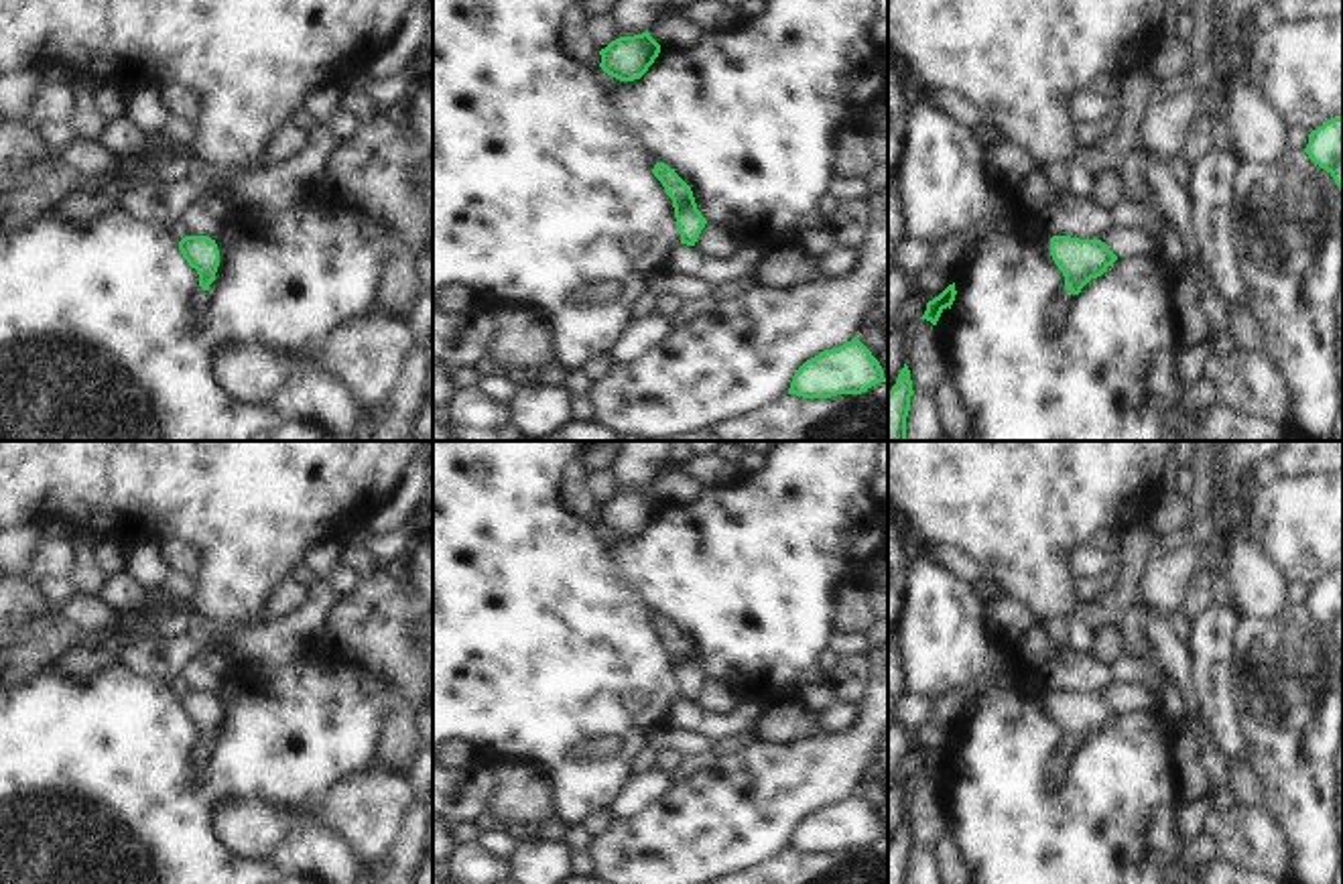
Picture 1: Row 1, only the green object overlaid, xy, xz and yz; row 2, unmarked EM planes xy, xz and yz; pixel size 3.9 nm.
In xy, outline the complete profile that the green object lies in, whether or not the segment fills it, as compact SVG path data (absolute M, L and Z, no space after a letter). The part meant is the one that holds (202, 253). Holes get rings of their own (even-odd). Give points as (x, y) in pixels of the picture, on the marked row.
M185 236L179 242L179 250L189 266L199 274L199 287L189 297L189 311L195 319L199 319L209 303L209 285L215 280L219 250L215 240L207 236Z

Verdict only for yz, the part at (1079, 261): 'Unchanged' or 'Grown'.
Grown

